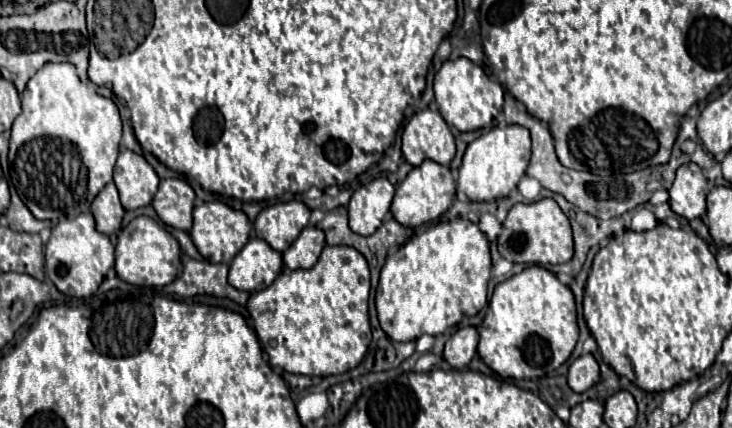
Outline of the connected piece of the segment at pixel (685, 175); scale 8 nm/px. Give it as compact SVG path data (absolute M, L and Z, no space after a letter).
M687 163L677 169L677 177L669 189L669 205L679 217L703 217L707 193L709 185L701 167L695 163Z

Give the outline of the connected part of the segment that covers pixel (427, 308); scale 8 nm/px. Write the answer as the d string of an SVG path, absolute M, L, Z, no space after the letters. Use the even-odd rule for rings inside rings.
M443 221L435 227L417 233L397 253L389 255L377 285L377 313L381 329L393 341L413 341L421 335L441 335L449 327L455 327L463 317L477 315L487 305L487 283L491 277L491 253L485 233L471 221Z

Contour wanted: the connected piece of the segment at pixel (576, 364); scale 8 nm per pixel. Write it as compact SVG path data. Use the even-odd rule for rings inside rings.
M581 355L569 365L569 375L567 375L569 387L575 393L583 393L589 387L593 387L599 381L599 363L595 361L593 355Z

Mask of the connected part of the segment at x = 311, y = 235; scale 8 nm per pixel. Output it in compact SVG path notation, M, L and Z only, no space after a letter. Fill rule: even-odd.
M305 227L299 237L283 251L283 263L289 269L309 269L317 263L321 249L325 247L325 235L317 227Z

